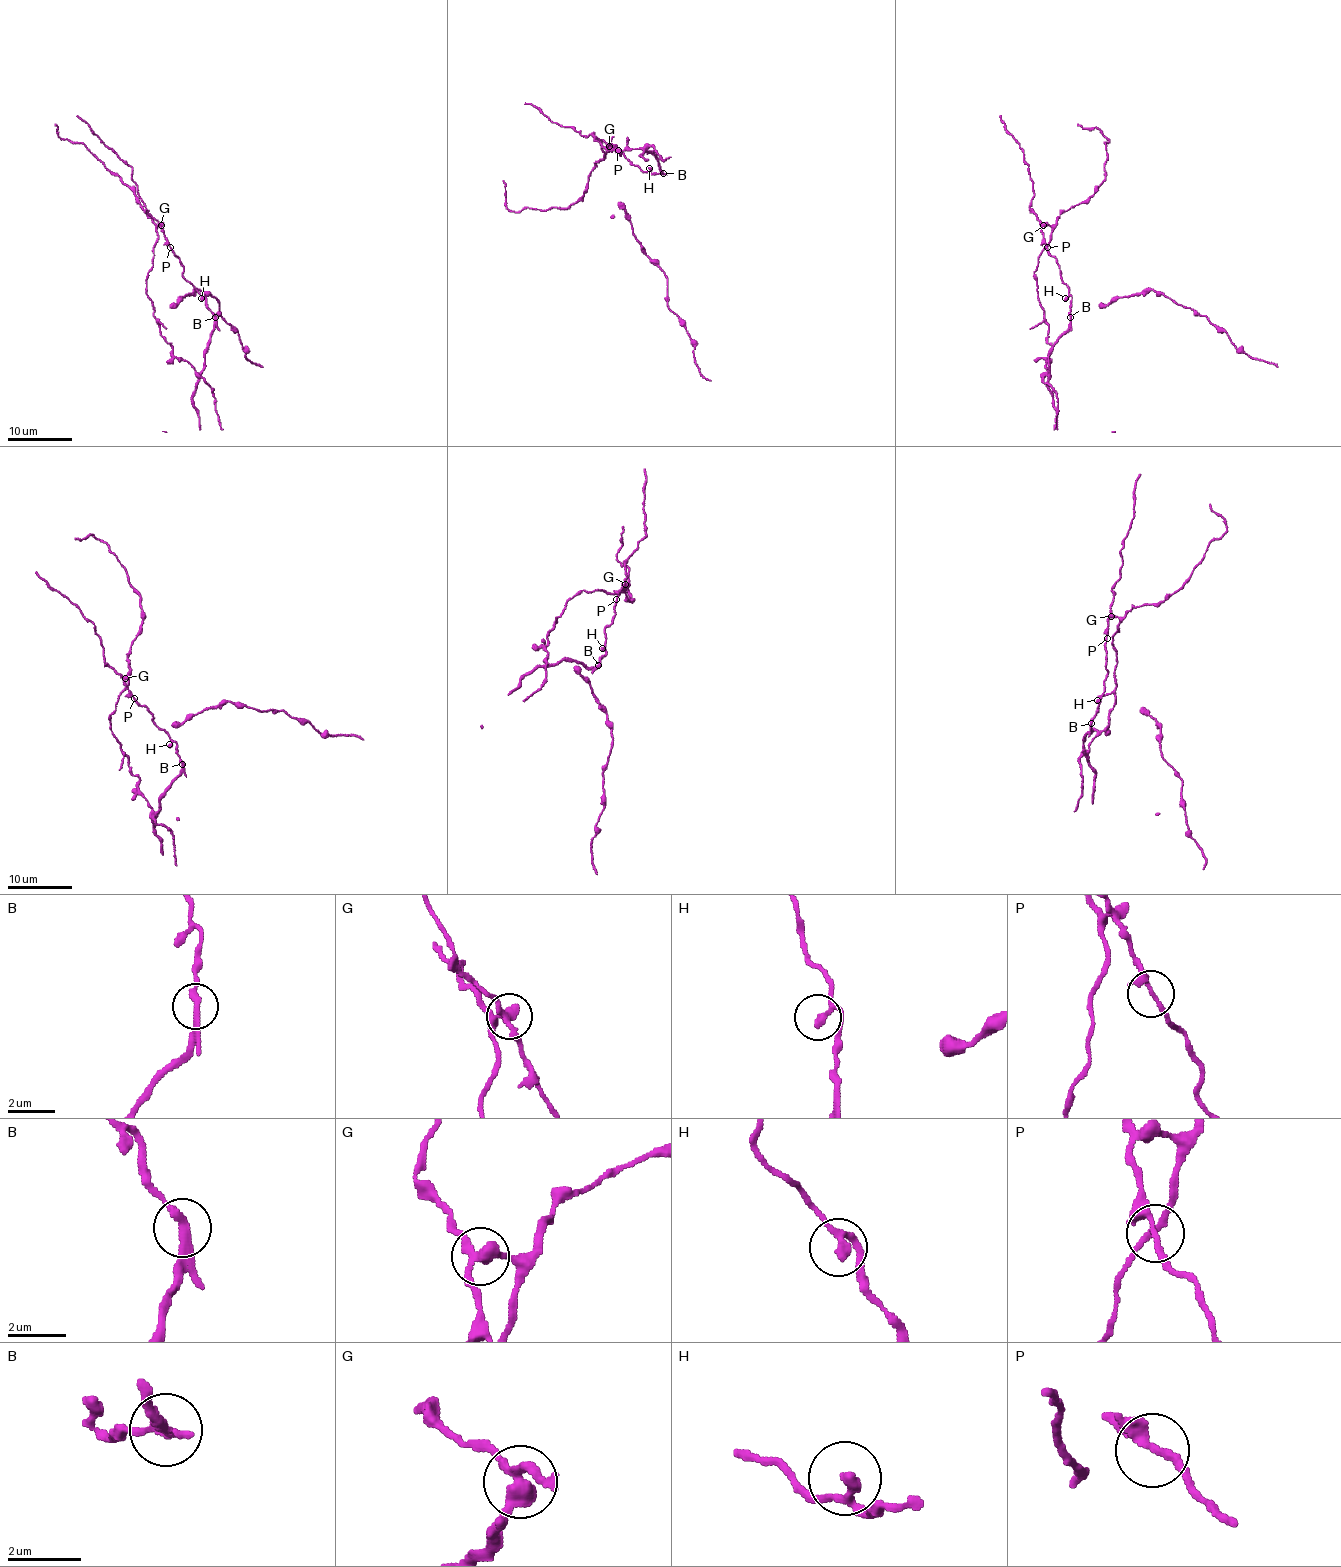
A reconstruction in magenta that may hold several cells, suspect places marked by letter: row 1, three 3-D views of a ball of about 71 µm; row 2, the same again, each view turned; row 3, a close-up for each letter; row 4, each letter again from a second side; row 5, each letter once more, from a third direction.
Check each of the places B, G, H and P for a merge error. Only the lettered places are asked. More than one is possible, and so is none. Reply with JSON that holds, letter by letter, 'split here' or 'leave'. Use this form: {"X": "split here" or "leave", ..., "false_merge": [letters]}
{"B": "split here", "G": "split here", "H": "leave", "P": "leave", "false_merge": ["B", "G"]}

